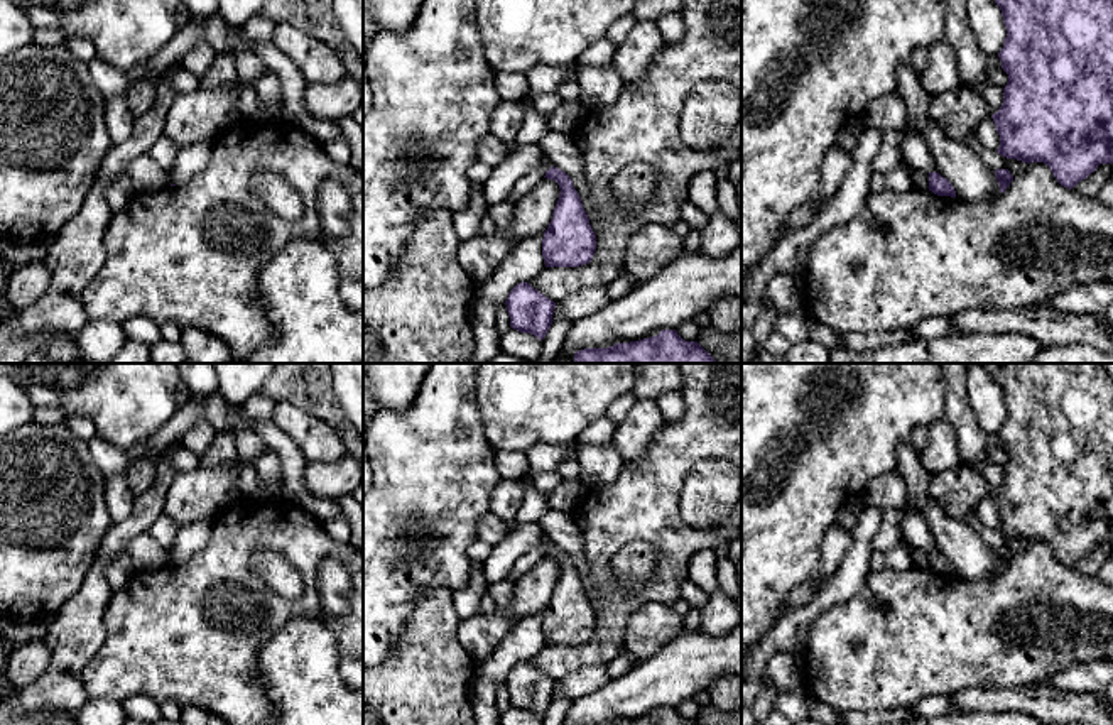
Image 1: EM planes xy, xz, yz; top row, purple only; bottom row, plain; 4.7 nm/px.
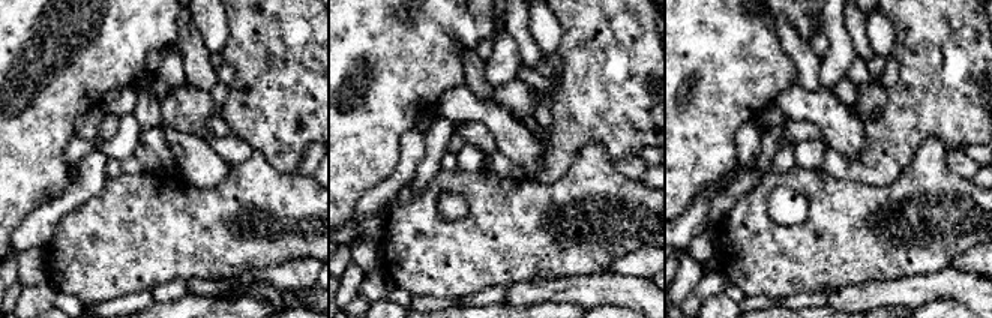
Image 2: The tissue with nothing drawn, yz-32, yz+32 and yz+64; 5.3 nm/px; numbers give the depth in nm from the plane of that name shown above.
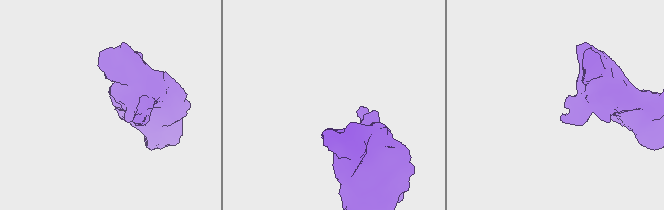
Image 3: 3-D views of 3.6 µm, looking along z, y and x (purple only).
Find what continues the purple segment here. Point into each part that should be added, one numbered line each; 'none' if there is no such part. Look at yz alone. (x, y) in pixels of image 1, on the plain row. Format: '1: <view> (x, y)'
none

